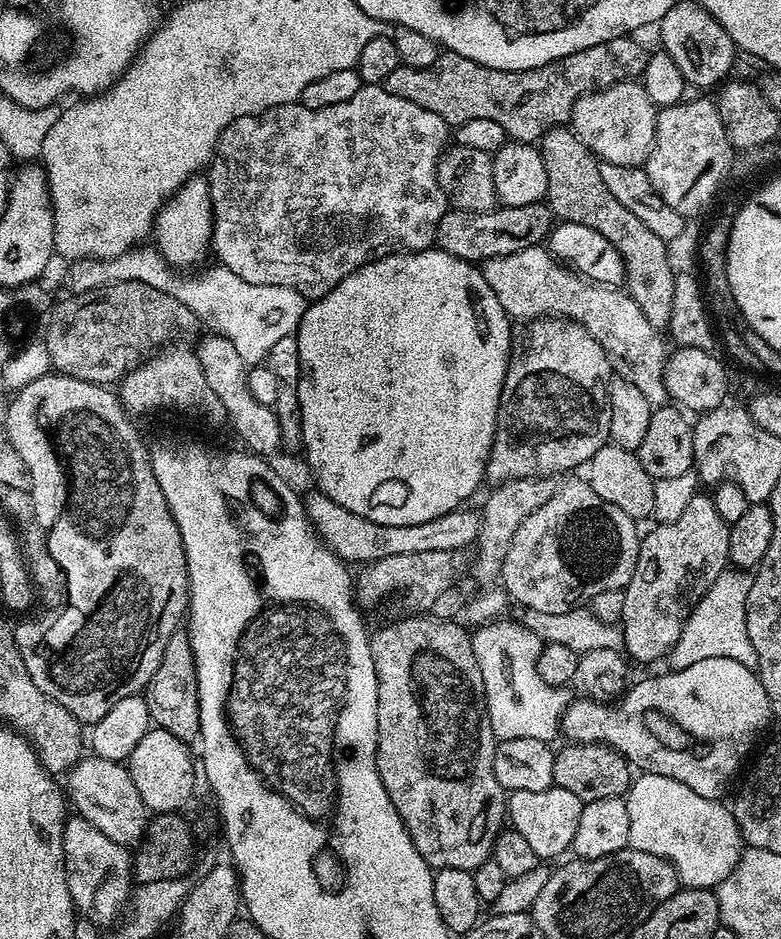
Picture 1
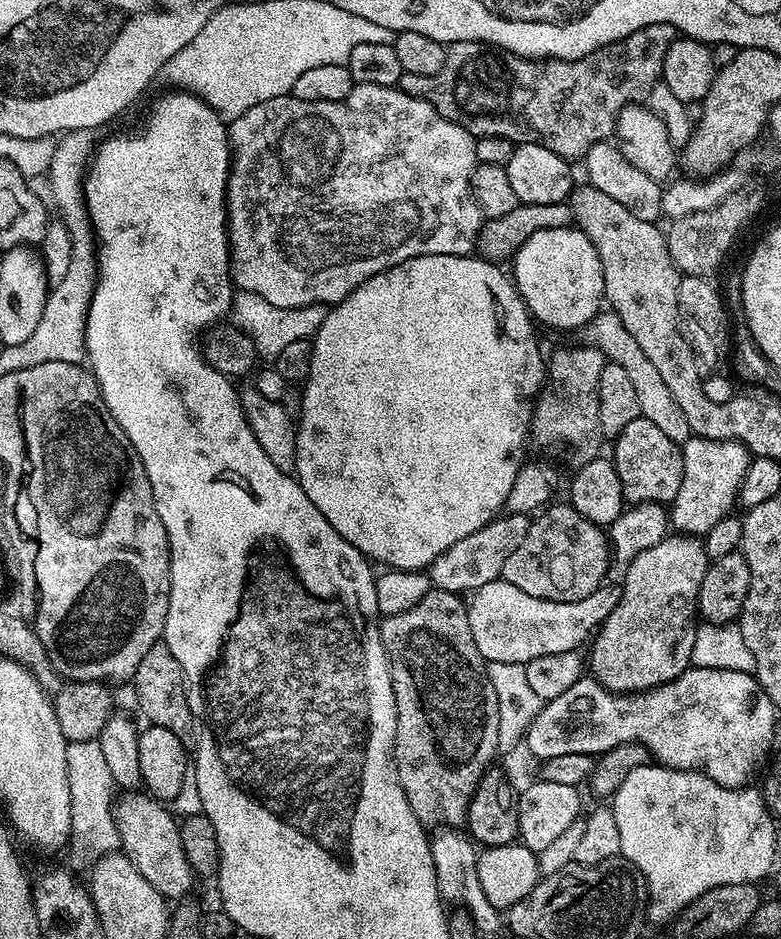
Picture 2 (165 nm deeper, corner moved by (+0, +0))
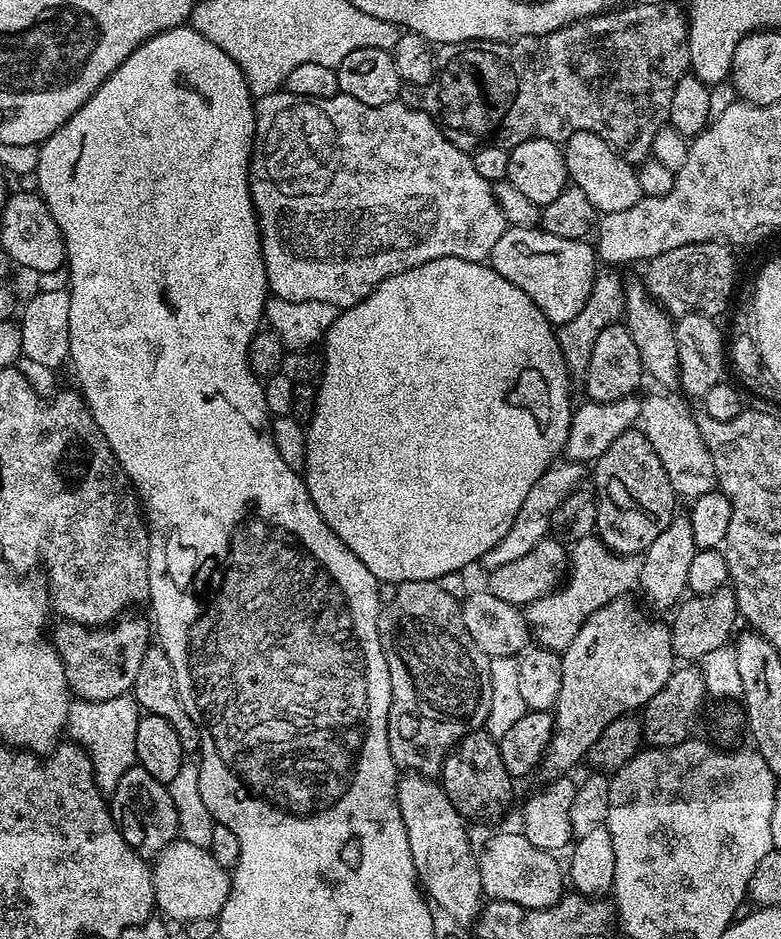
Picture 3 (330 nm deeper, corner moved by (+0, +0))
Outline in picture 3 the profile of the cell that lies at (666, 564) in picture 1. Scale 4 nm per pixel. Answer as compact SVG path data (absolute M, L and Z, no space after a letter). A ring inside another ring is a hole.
M621 598L618 600L611 600L606 606L602 606L602 610L594 610L594 614L590 614L590 618L586 618L586 622L578 630L578 634L574 634L574 638L567 646L562 649L560 658L562 662L562 686L558 689L558 698L556 699L556 706L554 709L554 728L548 749L544 751L544 758L539 765L538 772L544 775L545 781L561 779L572 767L575 766L579 760L583 761L587 757L590 746L594 746L594 742L598 742L598 734L602 734L602 730L606 730L606 726L610 726L610 722L614 722L620 716L627 716L629 714L636 714L650 702L654 694L666 685L667 679L670 678L673 669L677 667L678 657L674 654L672 649L672 630L667 623L664 624L660 620L647 620L644 617L644 612L638 605L632 601L632 598Z

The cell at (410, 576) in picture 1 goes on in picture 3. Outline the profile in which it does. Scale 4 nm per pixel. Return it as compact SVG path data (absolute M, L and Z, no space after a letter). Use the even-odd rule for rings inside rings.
M557 462L546 469L538 478L538 482L534 482L534 486L530 486L530 494L526 494L526 502L522 502L522 506L518 510L518 518L514 518L514 526L510 526L510 530L506 530L506 538L502 538L502 542L498 542L498 546L494 546L484 555L483 567L486 566L485 569L491 570L510 566L510 562L518 562L518 558L530 554L530 550L534 550L534 546L538 546L538 542L545 540L552 527L554 510L558 510L560 503L581 487L580 479L583 478L584 472L586 472L585 465L571 462Z

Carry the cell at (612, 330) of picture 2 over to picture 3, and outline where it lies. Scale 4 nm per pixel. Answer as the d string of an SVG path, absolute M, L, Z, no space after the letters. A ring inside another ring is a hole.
M660 394L664 396L643 397L640 403L639 427L644 432L646 438L654 448L656 454L665 464L666 473L669 474L670 482L673 483L673 489L677 497L695 498L713 491L717 487L716 471L714 470L714 458L710 458L710 450L696 425L696 416L688 413L678 401L672 397L672 394Z

